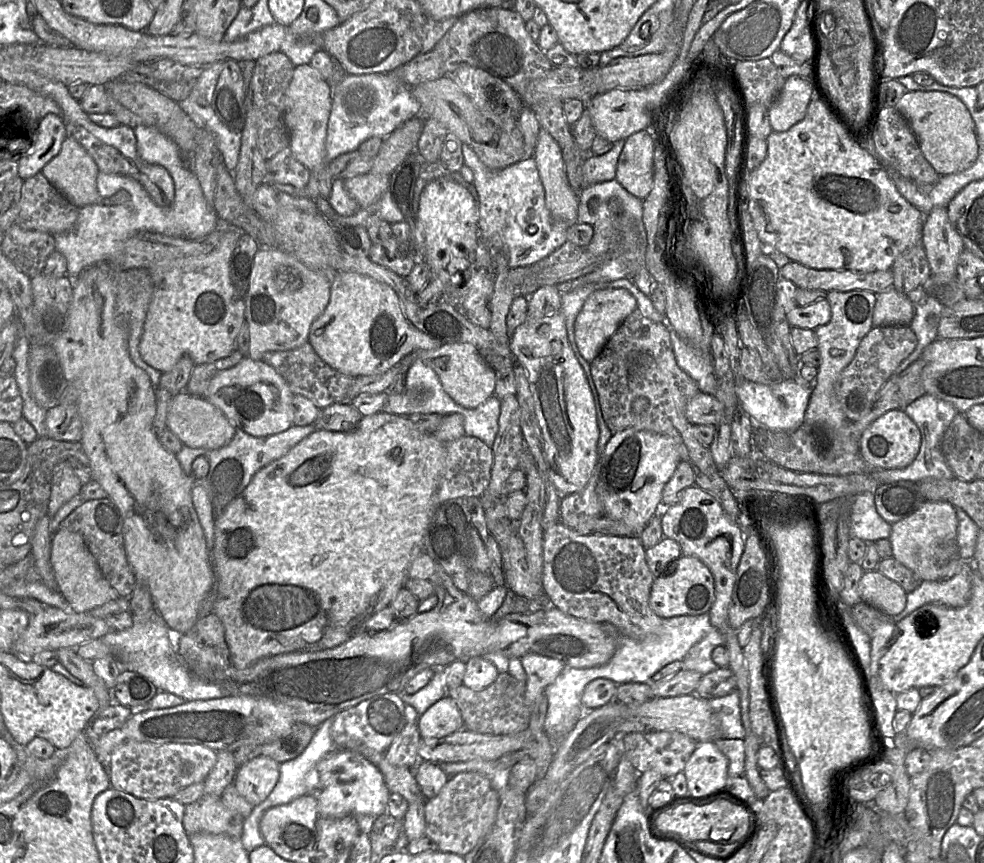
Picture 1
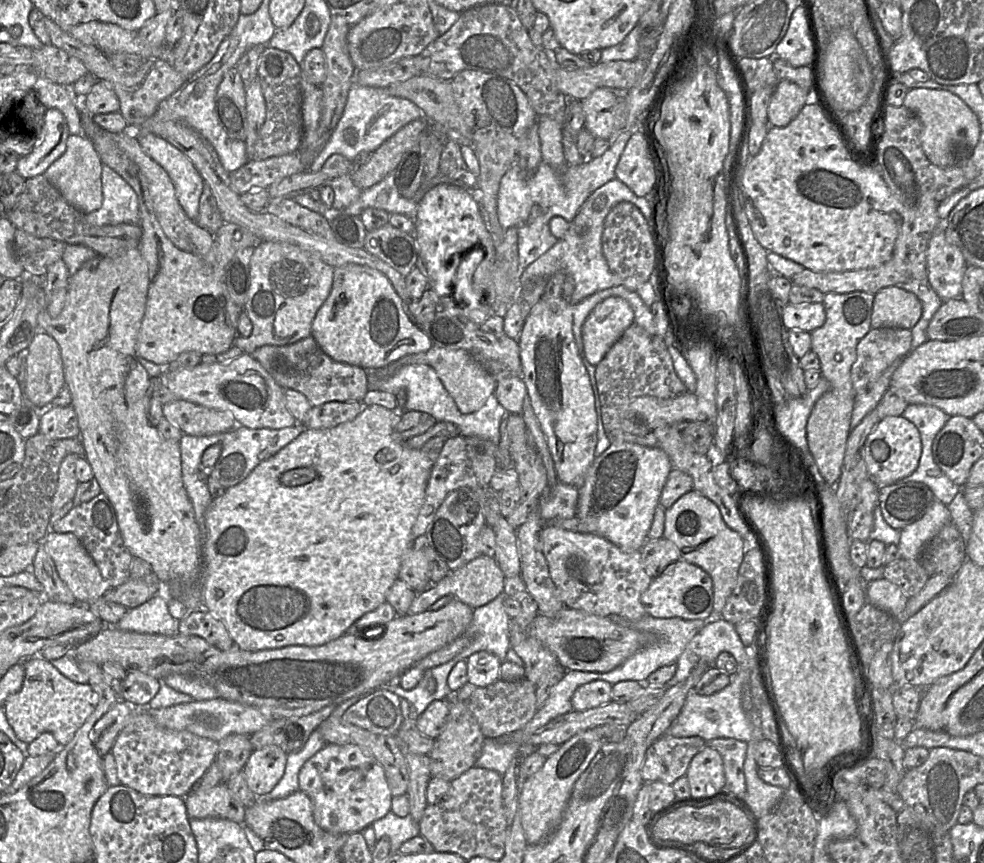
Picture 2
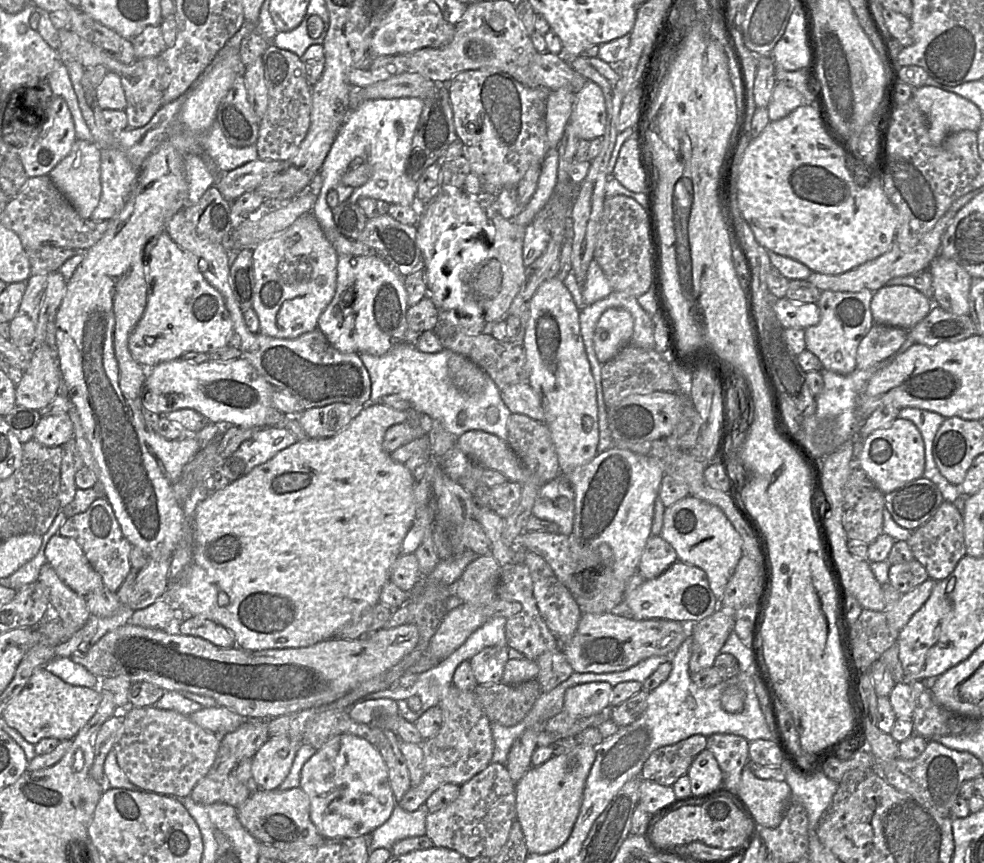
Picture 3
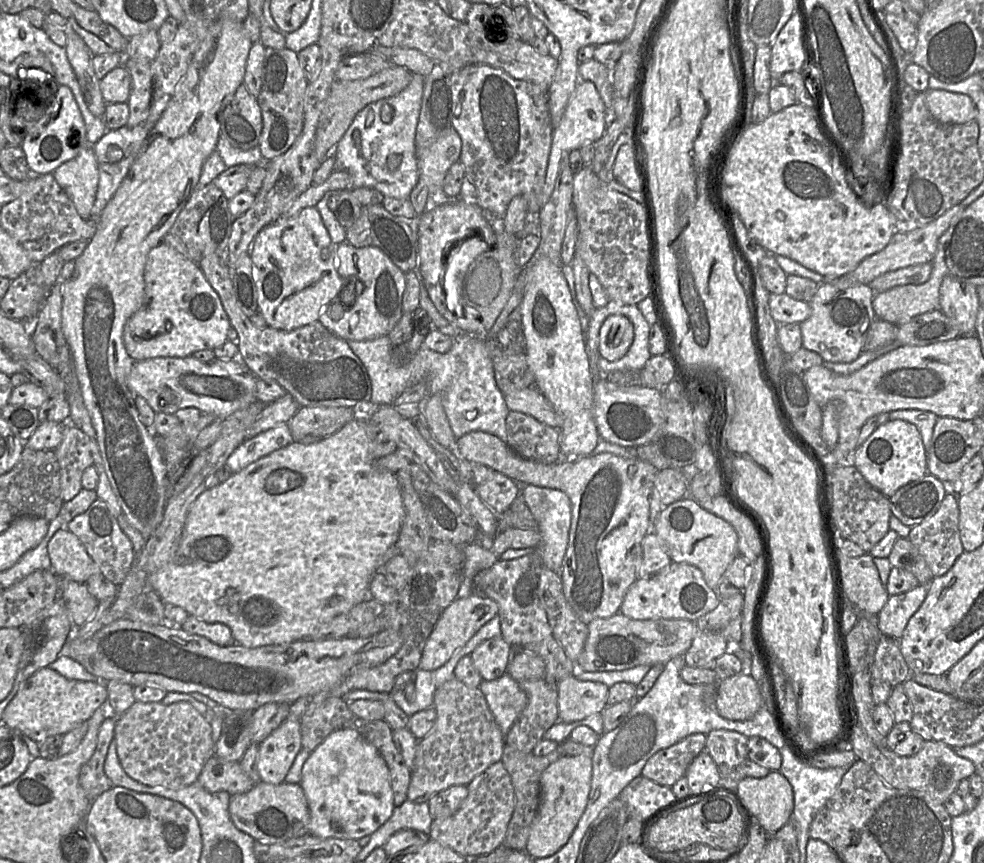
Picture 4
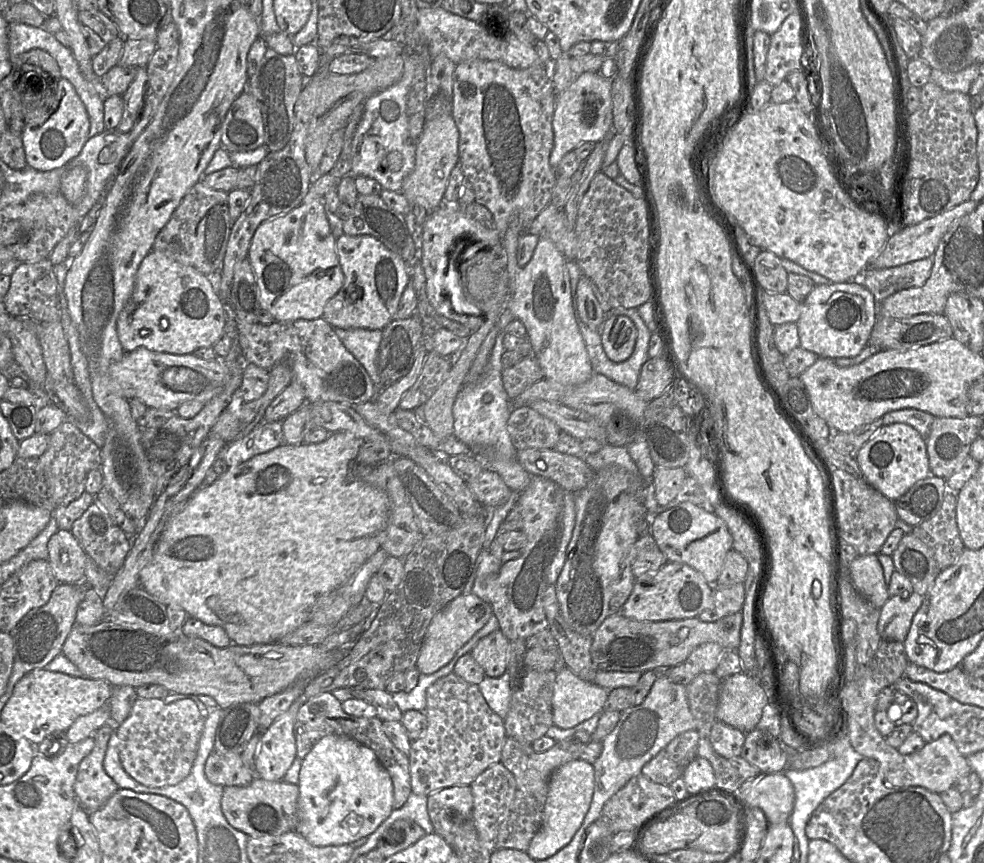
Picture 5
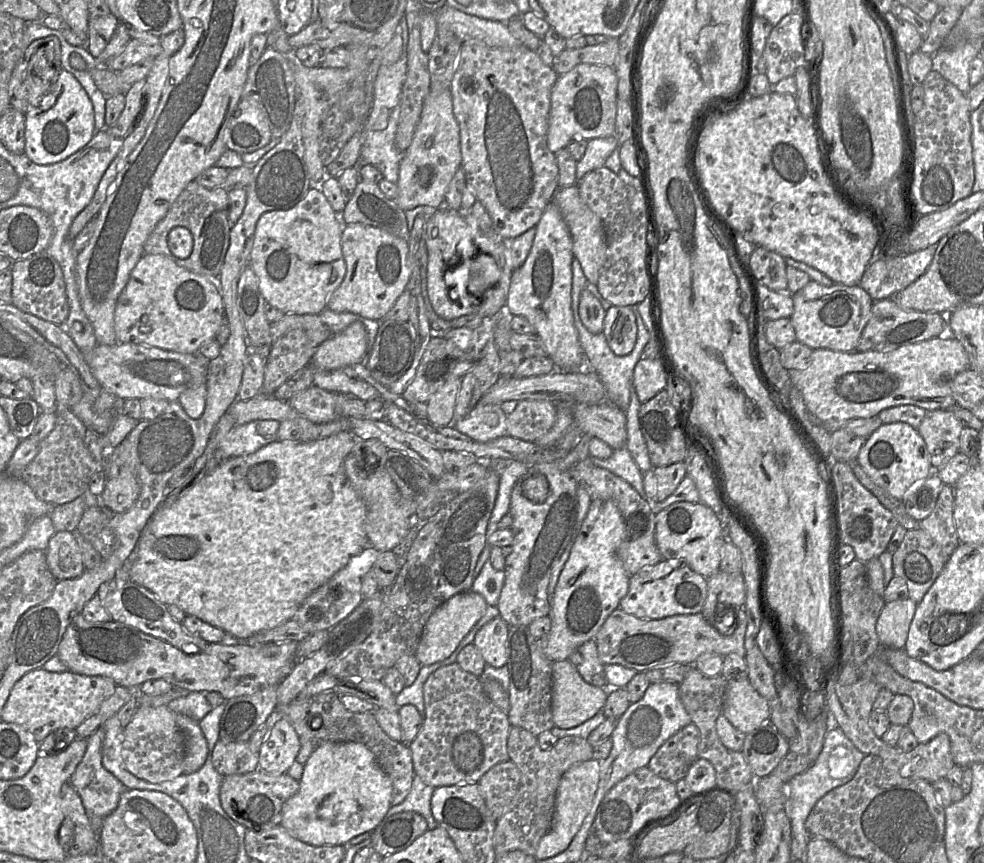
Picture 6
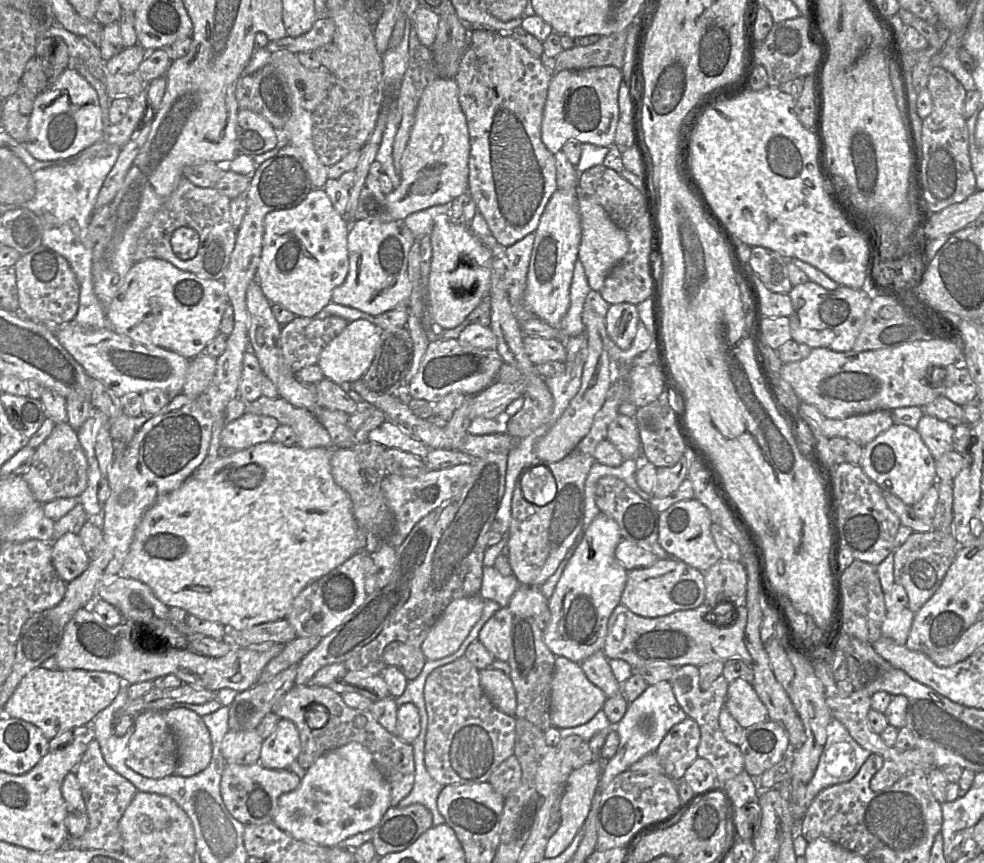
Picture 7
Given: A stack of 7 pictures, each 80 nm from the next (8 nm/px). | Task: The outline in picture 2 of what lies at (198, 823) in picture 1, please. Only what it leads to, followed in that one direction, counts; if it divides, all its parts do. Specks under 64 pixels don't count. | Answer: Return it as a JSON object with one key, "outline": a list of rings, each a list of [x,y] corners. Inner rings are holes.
{"outline":[[[222,782],[206,791],[191,791],[185,797],[188,818],[219,818],[244,824],[246,807]]]}

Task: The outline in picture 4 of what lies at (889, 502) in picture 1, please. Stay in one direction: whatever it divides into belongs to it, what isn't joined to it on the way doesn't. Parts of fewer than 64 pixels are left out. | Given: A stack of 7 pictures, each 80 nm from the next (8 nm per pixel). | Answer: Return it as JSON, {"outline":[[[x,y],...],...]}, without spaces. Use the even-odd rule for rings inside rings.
{"outline":[[[927,473],[901,487],[889,498],[891,512],[912,528],[933,516],[947,493],[947,484]]]}

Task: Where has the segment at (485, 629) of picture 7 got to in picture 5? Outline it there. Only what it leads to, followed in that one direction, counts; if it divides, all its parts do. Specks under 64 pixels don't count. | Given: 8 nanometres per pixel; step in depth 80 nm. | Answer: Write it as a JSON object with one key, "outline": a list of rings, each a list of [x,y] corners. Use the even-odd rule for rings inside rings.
{"outline":[[[497,629],[480,639],[471,653],[486,676],[500,677],[507,670],[509,640]]]}

